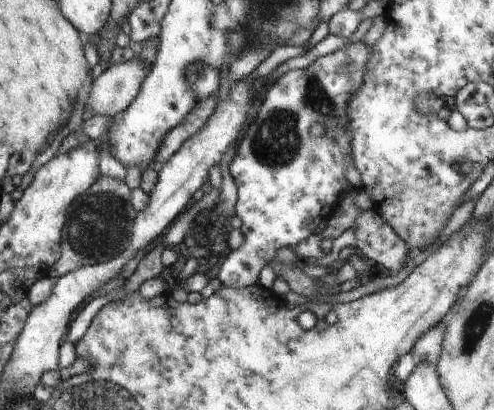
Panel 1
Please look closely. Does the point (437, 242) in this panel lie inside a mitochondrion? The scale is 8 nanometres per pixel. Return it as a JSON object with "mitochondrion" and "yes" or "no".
{"mitochondrion":"no"}

